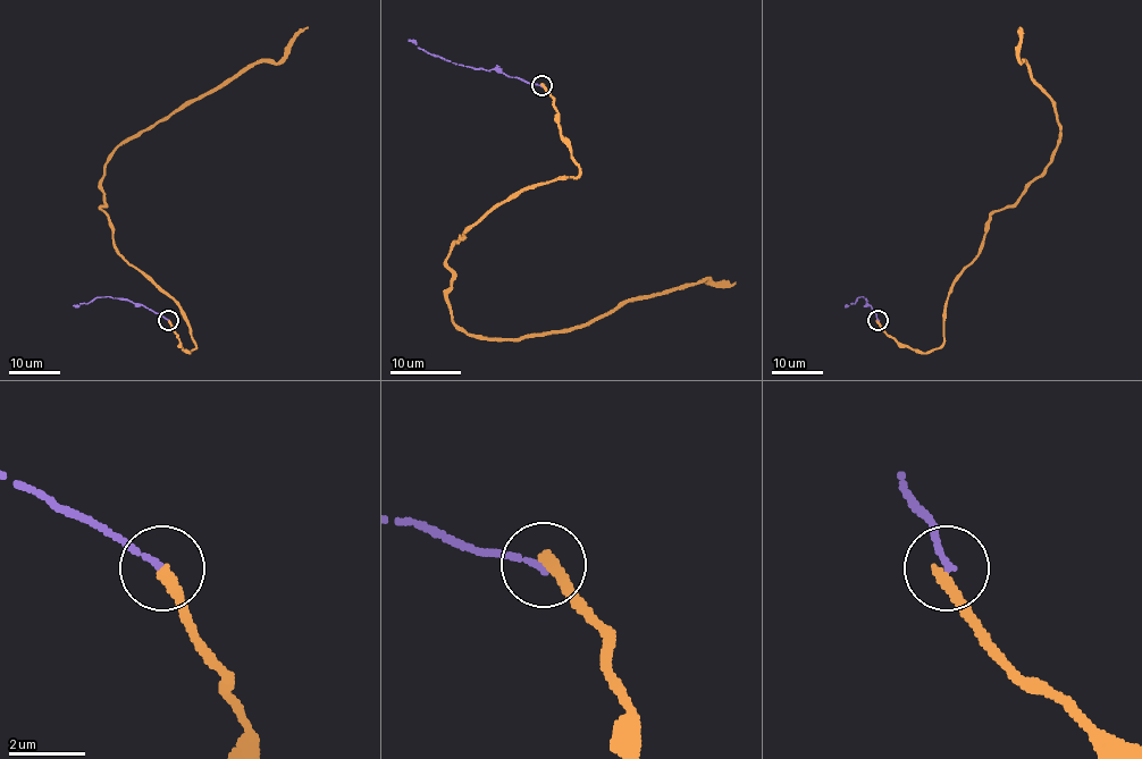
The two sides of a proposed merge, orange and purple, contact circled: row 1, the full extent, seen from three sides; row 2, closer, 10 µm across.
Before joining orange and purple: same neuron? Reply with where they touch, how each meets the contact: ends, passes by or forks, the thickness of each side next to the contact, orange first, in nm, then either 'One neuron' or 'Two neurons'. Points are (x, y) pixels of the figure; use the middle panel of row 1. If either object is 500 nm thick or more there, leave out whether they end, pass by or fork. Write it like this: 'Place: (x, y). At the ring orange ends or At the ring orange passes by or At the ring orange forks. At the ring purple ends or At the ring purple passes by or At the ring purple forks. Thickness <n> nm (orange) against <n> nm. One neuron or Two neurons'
Place: (542, 85). At the ring orange ends. At the ring purple ends. Thickness 300 nm (orange) against 140 nm. Two neurons

